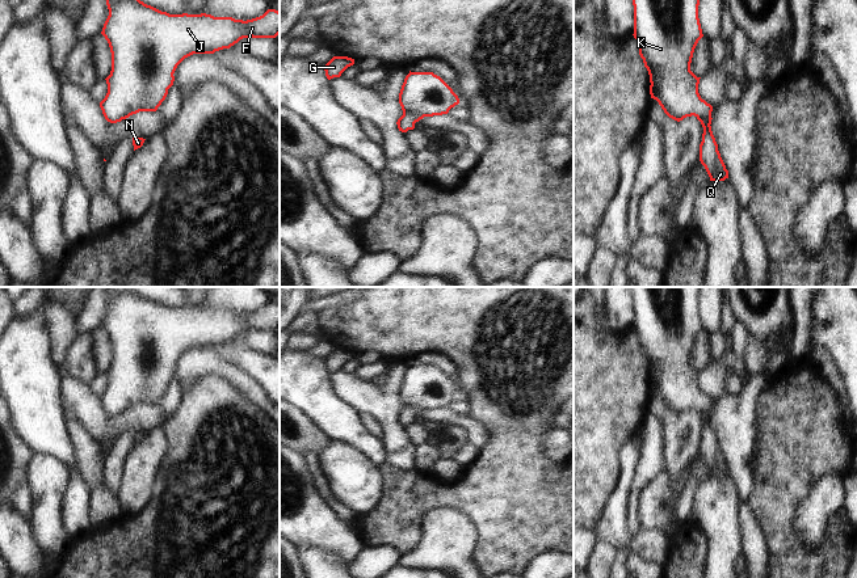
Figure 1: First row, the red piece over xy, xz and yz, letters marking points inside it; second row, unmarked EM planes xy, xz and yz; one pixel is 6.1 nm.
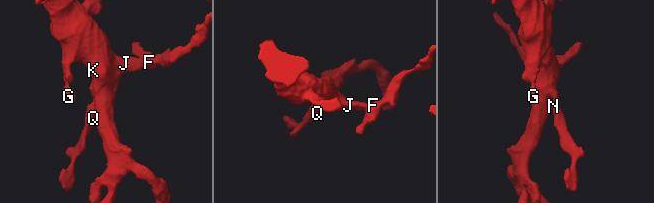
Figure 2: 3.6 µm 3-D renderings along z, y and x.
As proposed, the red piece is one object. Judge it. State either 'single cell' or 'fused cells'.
single cell

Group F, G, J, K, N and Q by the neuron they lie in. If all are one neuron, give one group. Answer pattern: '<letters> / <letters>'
F G J K N Q

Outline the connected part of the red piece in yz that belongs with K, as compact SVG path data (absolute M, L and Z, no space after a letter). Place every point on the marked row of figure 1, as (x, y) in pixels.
M633 0L634 5L634 38L639 55L650 75L650 94L656 100L664 113L680 122L694 115L703 127L700 144L700 161L705 166L710 181L724 181L728 170L718 151L718 144L711 131L713 106L698 93L700 79L690 71L690 63L698 41L703 37L700 18L700 0Z

